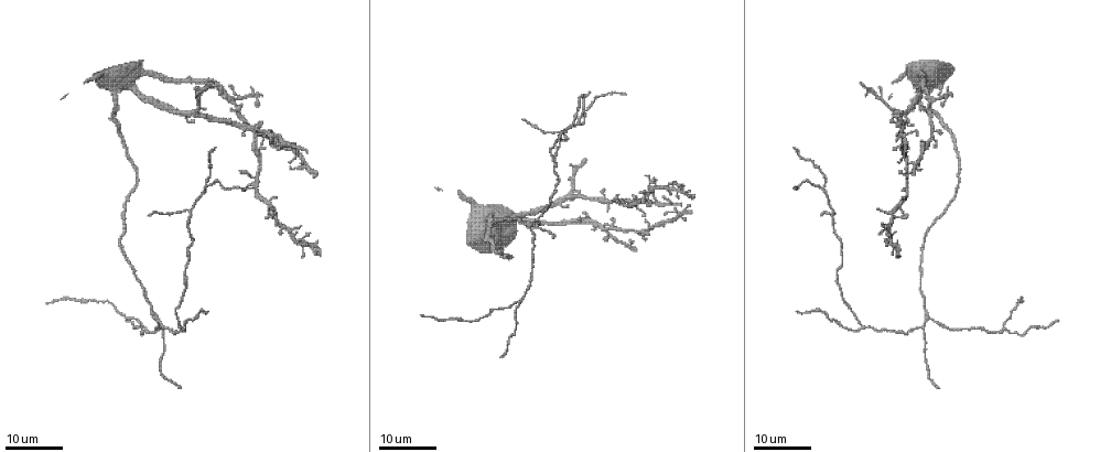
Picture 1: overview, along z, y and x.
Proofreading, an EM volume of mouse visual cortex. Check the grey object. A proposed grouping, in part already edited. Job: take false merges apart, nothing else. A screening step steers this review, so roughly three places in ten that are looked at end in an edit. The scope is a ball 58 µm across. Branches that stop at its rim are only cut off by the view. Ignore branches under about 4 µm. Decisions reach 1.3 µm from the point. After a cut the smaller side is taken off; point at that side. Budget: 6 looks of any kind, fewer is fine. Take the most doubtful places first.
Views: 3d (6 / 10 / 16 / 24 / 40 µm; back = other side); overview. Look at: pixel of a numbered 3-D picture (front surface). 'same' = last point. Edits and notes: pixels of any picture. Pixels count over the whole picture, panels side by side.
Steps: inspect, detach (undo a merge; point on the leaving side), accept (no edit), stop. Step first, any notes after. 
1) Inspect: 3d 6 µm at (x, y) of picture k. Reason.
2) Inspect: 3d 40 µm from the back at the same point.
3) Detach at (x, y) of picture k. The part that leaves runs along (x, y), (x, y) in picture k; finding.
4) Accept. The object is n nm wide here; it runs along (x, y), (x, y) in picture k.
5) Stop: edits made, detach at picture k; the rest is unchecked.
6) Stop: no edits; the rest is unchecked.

Inspect: 3d 24 µm at (192, 209) of picture 1. Branch point.

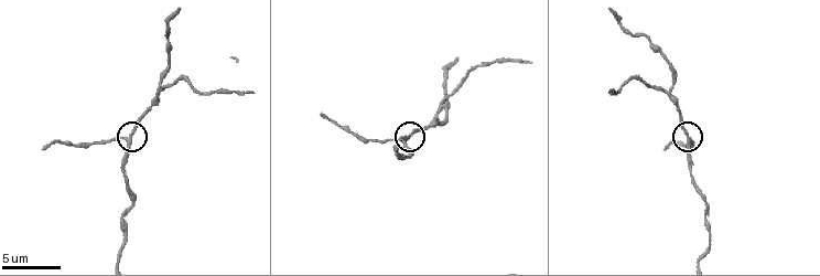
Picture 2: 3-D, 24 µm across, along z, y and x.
Inspect: 3d 10 µm at (689, 140) of picture 2. Closer look.

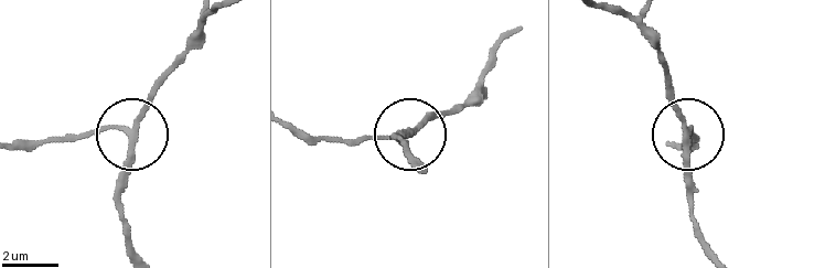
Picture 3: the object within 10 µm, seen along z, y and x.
Accept. The side arm is 9 µm long; it runs along (138, 253), (121, 210), (130, 135), (107, 125), (45, 139) in picture 3; one neuron here.

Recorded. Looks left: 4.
Inspect: 3d 16 µm at (158, 92) of picture 2.

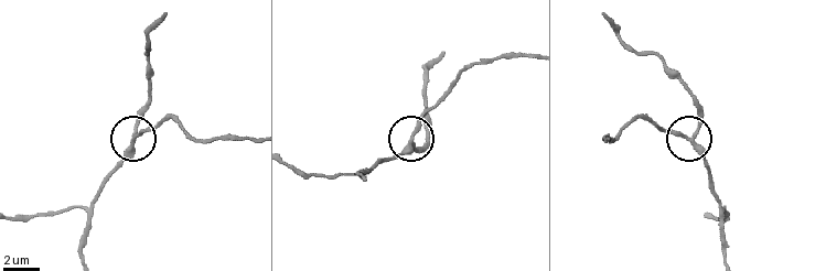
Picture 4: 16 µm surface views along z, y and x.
Accept. 3 arms meet here; all the same neuron.

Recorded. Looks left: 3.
Inspect: 3d 24 µm at (144, 327) of picture 1. Branch point.

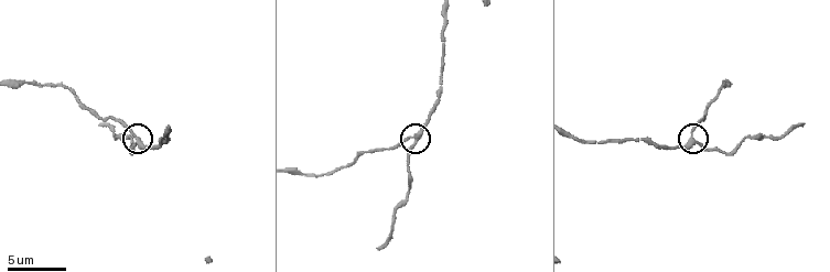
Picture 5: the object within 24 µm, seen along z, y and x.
Inspect: 3d 10 µm at (692, 141) of picture 5.

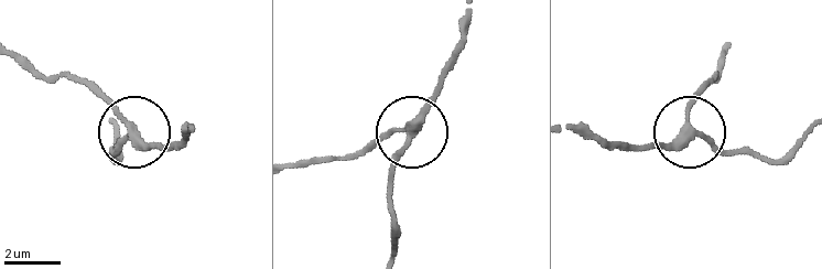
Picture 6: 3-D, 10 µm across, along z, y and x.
Accept. 3 arms meet here; it runs along (572, 130), (622, 144), (671, 144), (700, 132), (754, 157) in picture 6; continuous, no second neuron.

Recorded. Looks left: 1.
Stop: no edits; the rest is unchecked.

